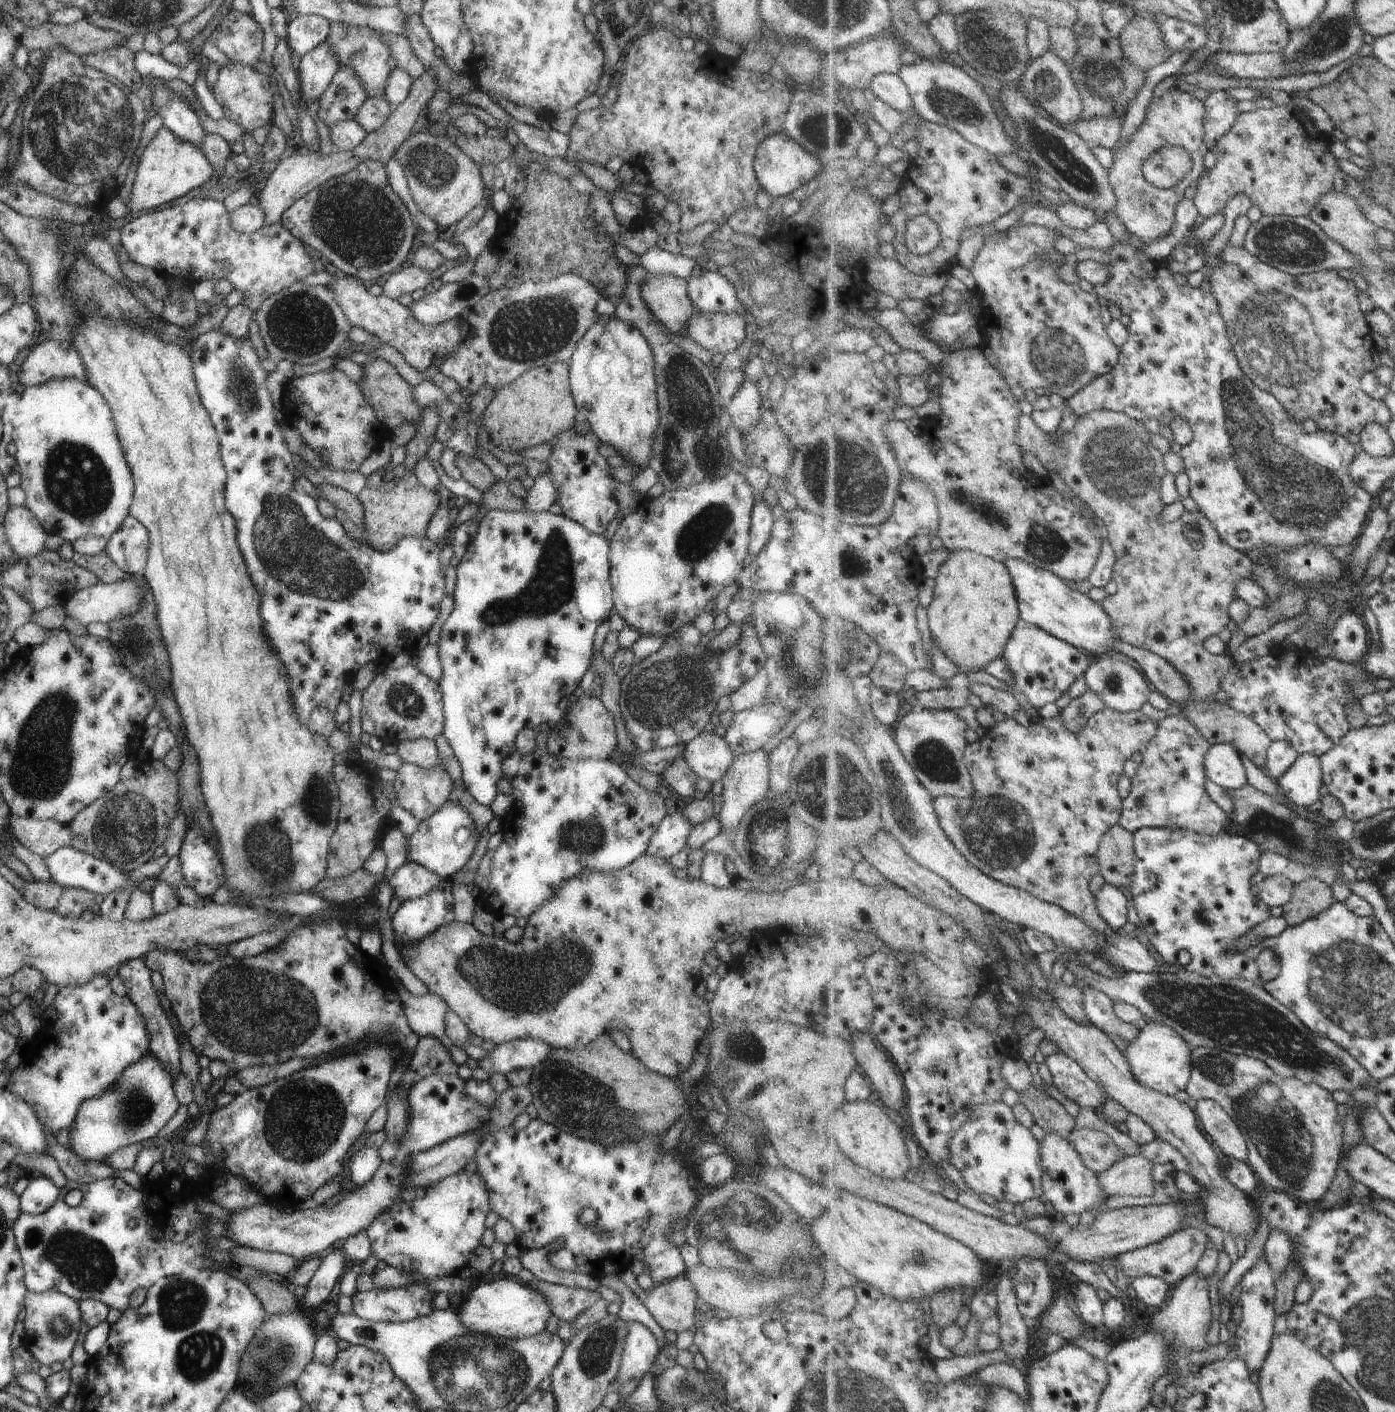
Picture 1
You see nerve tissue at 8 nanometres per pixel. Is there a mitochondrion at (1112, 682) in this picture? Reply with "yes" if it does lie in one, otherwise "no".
yes

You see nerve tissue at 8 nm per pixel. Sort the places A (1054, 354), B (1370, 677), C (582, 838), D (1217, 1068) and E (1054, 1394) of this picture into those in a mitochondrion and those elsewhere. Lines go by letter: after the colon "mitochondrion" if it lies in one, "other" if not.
A: mitochondrion
B: other
C: mitochondrion
D: mitochondrion
E: other

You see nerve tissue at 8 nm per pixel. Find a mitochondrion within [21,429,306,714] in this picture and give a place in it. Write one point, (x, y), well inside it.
(76, 480)

